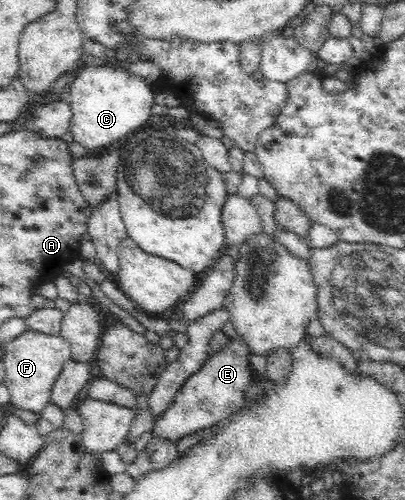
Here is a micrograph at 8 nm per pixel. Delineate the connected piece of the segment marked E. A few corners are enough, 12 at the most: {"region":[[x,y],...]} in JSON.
{"region":[[247,343],[227,345],[156,417],[177,445],[241,408],[255,376]]}

